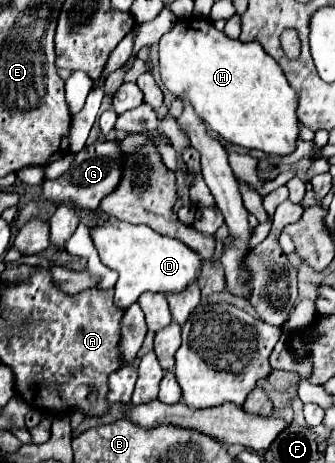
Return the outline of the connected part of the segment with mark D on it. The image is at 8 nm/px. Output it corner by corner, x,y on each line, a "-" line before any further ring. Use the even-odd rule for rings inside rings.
105,219
91,227
91,237
101,261
119,273
119,281
115,285
115,307
119,309
129,309
145,291
181,293
201,275
203,261
191,247
183,241
159,235
147,225

